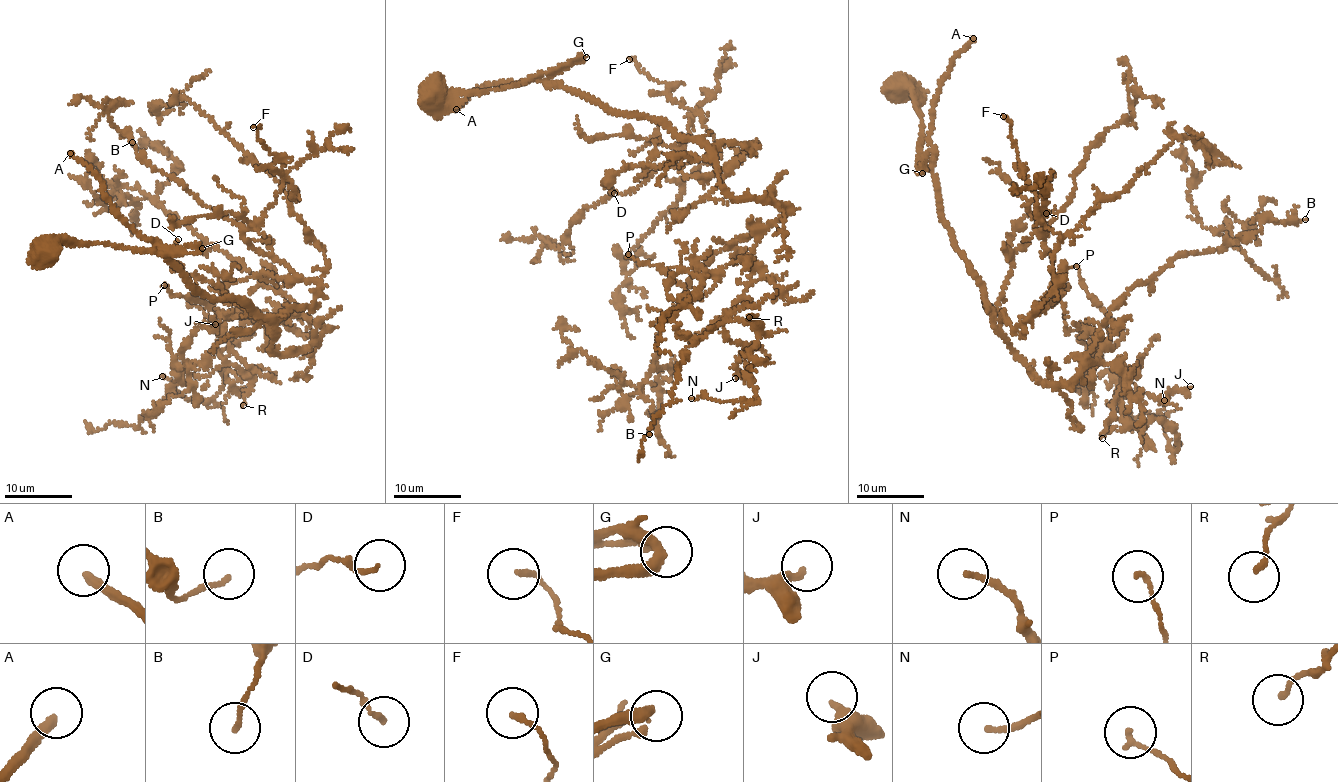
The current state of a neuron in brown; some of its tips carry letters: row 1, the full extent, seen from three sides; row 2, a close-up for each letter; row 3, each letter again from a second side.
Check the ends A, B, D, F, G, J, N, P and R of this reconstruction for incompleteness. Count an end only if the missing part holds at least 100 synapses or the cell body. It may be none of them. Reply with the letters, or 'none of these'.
A

